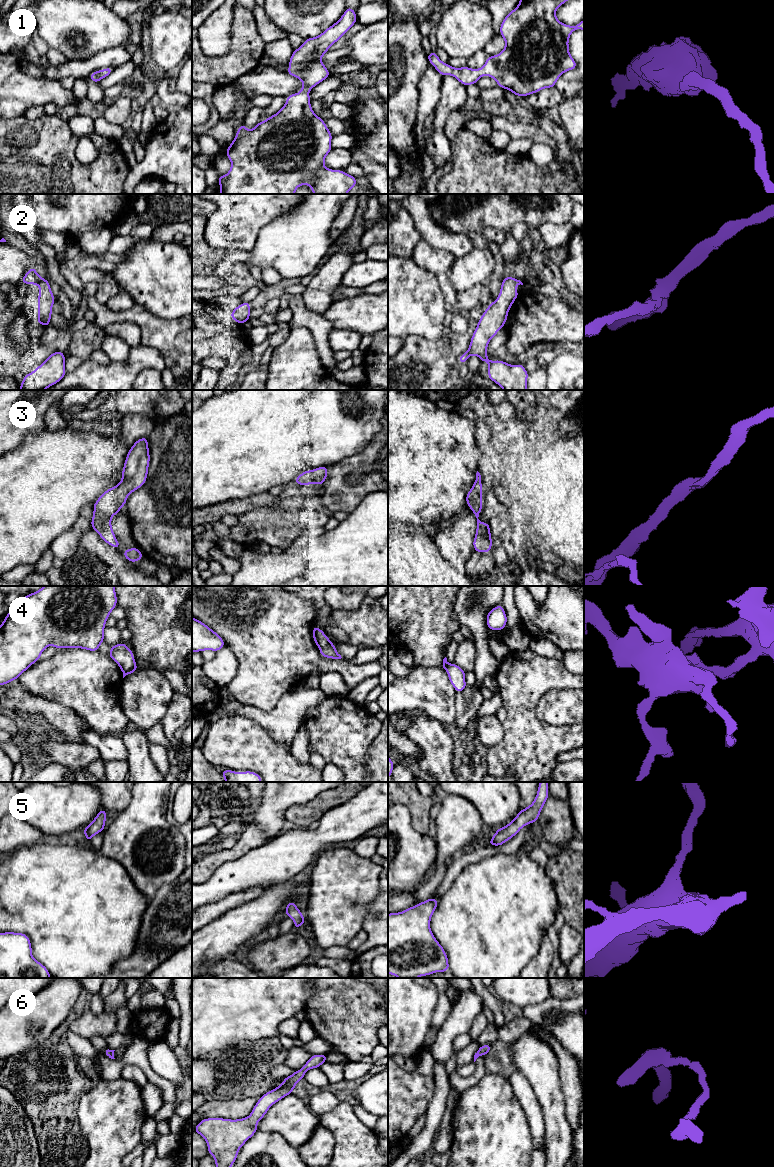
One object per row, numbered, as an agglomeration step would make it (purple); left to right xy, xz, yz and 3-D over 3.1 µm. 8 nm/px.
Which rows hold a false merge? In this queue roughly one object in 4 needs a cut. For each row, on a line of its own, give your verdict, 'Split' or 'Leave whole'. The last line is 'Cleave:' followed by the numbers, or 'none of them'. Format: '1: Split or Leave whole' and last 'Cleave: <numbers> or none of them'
1: Leave whole
2: Leave whole
3: Leave whole
4: Split
5: Leave whole
6: Leave whole
Cleave: 4

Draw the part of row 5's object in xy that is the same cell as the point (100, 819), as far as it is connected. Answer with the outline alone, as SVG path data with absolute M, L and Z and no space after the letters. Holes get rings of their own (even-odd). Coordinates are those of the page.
M101 809L93 821L82 831L82 834L86 835L87 842L90 842L91 838L97 833L103 832L105 828L106 817L106 810Z

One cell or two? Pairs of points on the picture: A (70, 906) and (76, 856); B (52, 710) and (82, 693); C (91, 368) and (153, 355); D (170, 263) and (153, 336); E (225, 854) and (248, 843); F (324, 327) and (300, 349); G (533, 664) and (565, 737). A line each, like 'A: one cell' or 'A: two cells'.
A: one cell
B: two cells
C: one cell
D: two cells
E: one cell
F: two cells
G: one cell

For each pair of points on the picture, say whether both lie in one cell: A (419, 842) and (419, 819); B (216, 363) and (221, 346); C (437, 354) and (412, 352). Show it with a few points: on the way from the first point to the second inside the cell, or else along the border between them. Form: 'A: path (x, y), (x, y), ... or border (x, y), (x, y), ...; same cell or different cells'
A: border (410, 811), (412, 826), (420, 833), (427, 835); different cells
B: border (202, 359), (208, 356), (219, 356), (228, 363); different cells
C: path (431, 354), (418, 354); same cell

